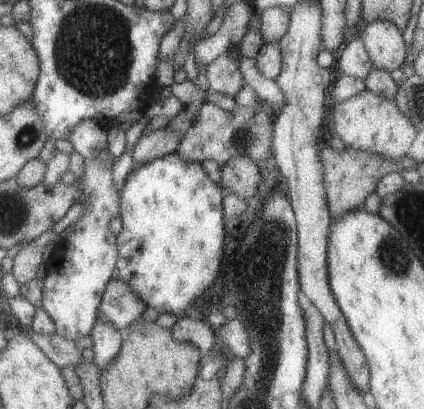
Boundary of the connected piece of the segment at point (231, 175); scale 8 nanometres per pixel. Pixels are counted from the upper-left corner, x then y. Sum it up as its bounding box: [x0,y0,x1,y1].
[220,156,261,199]

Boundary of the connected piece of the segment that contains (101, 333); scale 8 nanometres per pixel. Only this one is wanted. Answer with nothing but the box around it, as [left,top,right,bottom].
[90,318,123,372]

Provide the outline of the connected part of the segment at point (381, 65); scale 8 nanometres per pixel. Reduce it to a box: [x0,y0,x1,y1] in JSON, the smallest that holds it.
[360,21,407,73]

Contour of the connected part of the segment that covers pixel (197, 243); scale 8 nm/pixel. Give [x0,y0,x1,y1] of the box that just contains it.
[116,152,225,315]

